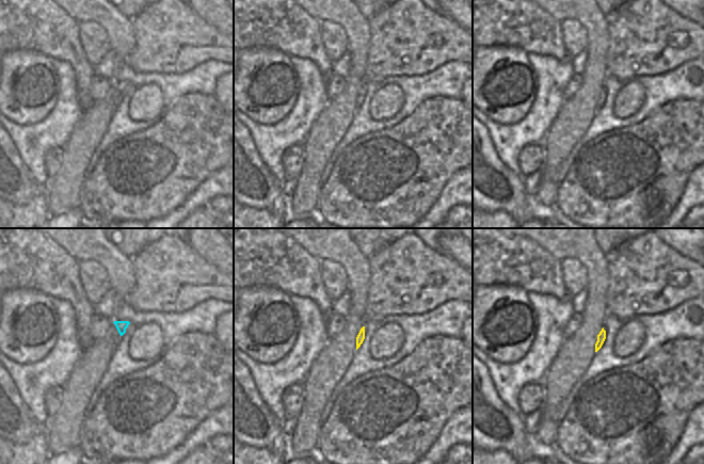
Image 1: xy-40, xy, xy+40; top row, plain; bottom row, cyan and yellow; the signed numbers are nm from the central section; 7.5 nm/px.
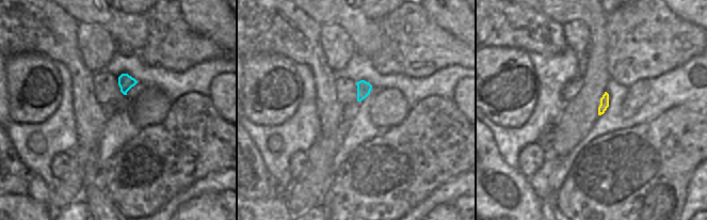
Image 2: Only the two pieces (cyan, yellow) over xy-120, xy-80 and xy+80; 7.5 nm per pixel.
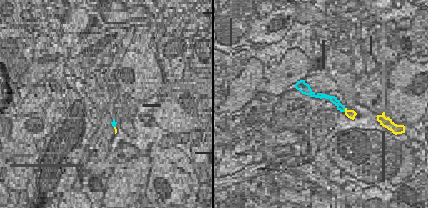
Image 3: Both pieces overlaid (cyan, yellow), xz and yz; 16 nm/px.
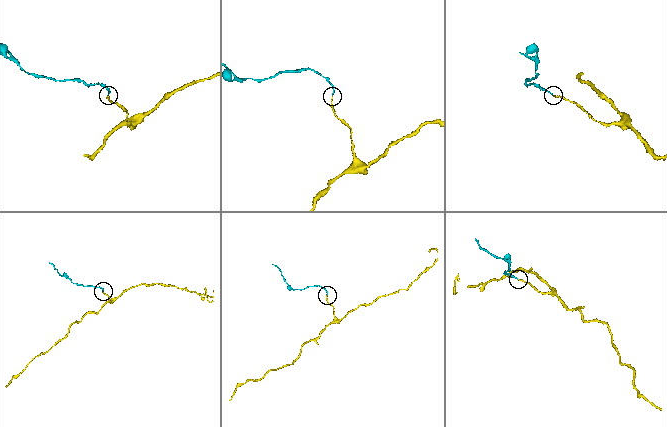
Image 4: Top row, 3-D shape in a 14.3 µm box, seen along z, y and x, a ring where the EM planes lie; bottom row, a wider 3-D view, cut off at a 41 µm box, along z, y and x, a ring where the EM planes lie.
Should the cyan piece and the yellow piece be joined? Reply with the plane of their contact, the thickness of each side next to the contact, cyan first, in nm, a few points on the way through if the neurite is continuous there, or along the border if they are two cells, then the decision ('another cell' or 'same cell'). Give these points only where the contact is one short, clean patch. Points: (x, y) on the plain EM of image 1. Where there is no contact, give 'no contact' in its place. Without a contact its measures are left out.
no contact; same cell

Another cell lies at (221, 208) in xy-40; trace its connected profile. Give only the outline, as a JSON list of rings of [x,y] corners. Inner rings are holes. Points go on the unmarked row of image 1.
[[[219,195],[205,208],[223,228],[234,228],[234,199],[231,197]]]

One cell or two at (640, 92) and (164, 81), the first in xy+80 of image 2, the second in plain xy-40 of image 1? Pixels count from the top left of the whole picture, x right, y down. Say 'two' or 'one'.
two

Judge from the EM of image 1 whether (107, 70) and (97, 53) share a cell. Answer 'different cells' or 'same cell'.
different cells

